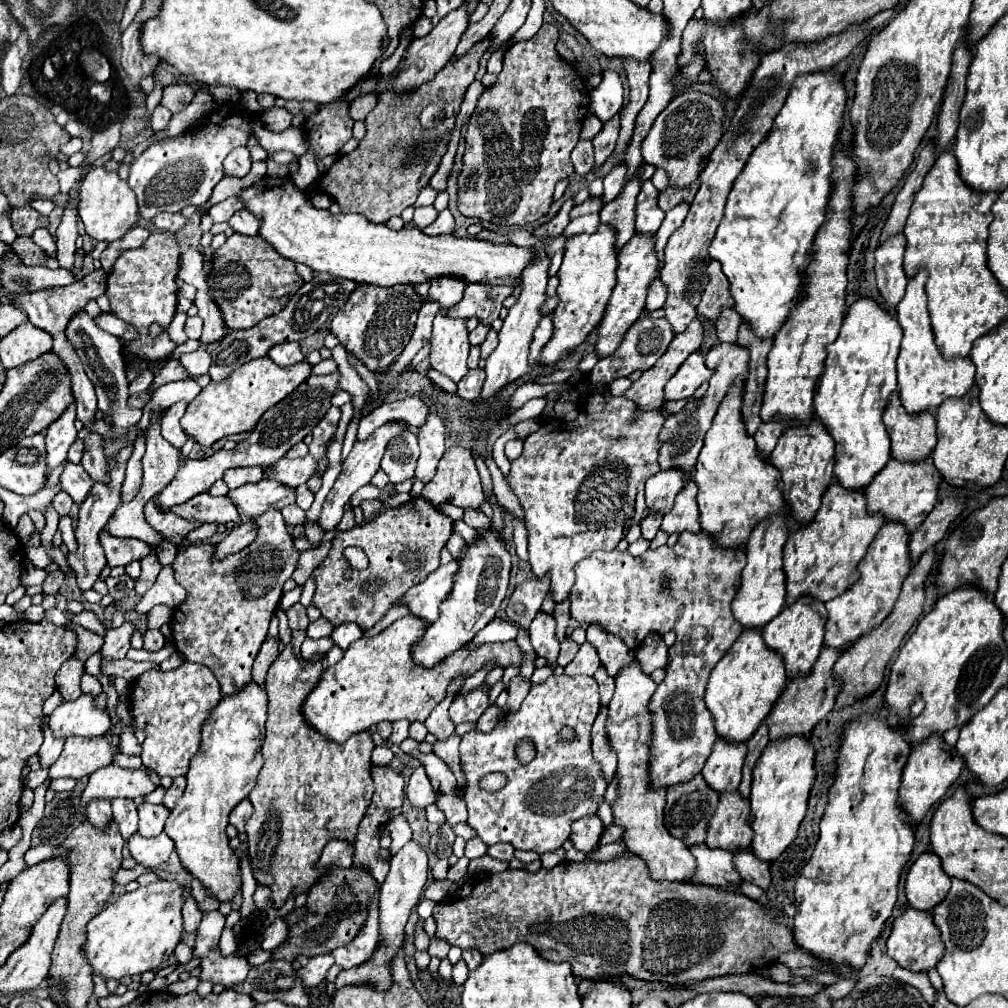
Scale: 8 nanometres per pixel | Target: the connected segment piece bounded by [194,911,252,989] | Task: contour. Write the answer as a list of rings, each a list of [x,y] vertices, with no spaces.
[[[204,911],[202,921],[196,929],[194,943],[194,959],[200,959],[200,981],[210,981],[212,985],[224,985],[226,989],[242,985],[252,965],[248,963],[248,955],[234,951],[230,955],[222,955],[218,947],[218,937],[224,929],[226,917],[218,911]]]

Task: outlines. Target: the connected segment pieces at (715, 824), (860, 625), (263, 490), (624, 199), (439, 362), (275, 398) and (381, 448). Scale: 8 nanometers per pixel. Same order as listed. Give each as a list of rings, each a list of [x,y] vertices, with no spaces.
[[[738,791],[720,795],[716,815],[708,825],[706,843],[710,847],[722,847],[728,851],[746,849],[752,843],[750,827],[750,799],[744,799]]]
[[[886,521],[874,541],[870,543],[866,555],[858,563],[858,573],[860,577],[840,595],[830,601],[826,601],[828,609],[828,621],[826,621],[826,639],[824,643],[830,647],[846,649],[850,643],[854,643],[860,635],[868,633],[880,621],[888,617],[892,611],[900,585],[906,579],[910,567],[912,567],[912,557],[910,557],[910,535],[900,521]]]
[[[262,479],[260,483],[248,483],[244,487],[230,489],[228,497],[236,505],[236,509],[242,515],[248,515],[250,519],[262,515],[268,509],[282,509],[294,503],[296,499],[294,489],[280,487],[280,483],[272,483],[268,479]]]
[[[636,171],[636,175],[632,175],[626,181],[626,185],[618,193],[618,197],[610,203],[604,203],[604,207],[600,211],[600,221],[616,227],[616,231],[618,231],[616,249],[620,249],[624,243],[628,243],[628,239],[634,235],[634,211],[636,211],[636,197],[640,193],[640,173],[642,171]]]
[[[442,307],[434,319],[434,331],[430,339],[430,367],[458,383],[468,371],[466,359],[470,351],[470,331],[466,327],[466,319],[448,317],[448,311],[450,307]]]
[[[268,357],[252,359],[244,367],[232,371],[232,375],[224,383],[208,383],[202,389],[202,393],[188,405],[182,417],[182,427],[186,435],[194,437],[204,447],[210,447],[214,441],[222,437],[252,431],[256,421],[270,407],[274,407],[288,393],[292,393],[310,373],[312,373],[312,365],[308,361],[280,367]]]
[[[404,419],[390,421],[390,423],[384,423],[382,427],[378,427],[366,441],[354,443],[350,455],[348,455],[348,457],[344,459],[344,463],[342,463],[342,473],[338,475],[332,491],[330,491],[328,497],[326,497],[326,503],[324,503],[322,513],[320,513],[320,517],[318,517],[318,525],[320,525],[320,527],[324,527],[326,531],[330,531],[330,529],[342,519],[342,515],[344,515],[344,505],[346,505],[346,501],[352,497],[352,493],[356,493],[362,485],[370,483],[370,479],[374,477],[374,473],[380,469],[380,461],[382,461],[382,455],[384,455],[384,451],[386,451],[386,447],[388,447],[390,439],[398,437],[400,433],[404,433],[404,431],[408,431],[408,429],[410,429],[410,427],[408,427],[408,423],[406,423]]]

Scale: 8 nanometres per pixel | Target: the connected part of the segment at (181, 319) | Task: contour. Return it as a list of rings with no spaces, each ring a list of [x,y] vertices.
[[[176,313],[170,327],[168,327],[168,333],[170,333],[170,339],[176,343],[176,345],[184,345],[188,341],[186,333],[184,333],[184,323],[186,323],[188,315],[186,313]]]

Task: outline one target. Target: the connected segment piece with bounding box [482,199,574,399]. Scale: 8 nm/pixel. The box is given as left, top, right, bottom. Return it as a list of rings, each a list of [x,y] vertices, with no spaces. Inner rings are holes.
[[[566,199],[562,209],[556,213],[556,217],[552,217],[548,223],[536,227],[532,231],[532,235],[538,239],[538,243],[532,247],[532,255],[534,259],[530,261],[528,269],[522,271],[522,293],[516,301],[516,305],[510,309],[508,317],[504,319],[502,329],[498,331],[498,345],[496,349],[488,355],[486,359],[486,381],[482,387],[482,399],[490,399],[500,387],[516,381],[518,377],[528,373],[528,353],[530,353],[530,343],[532,343],[532,335],[534,329],[538,327],[540,319],[542,319],[542,305],[546,301],[546,283],[548,283],[548,269],[550,269],[550,255],[546,253],[546,245],[554,239],[558,239],[562,235],[562,231],[566,229],[566,225],[570,223],[570,211],[574,207],[574,199]]]

